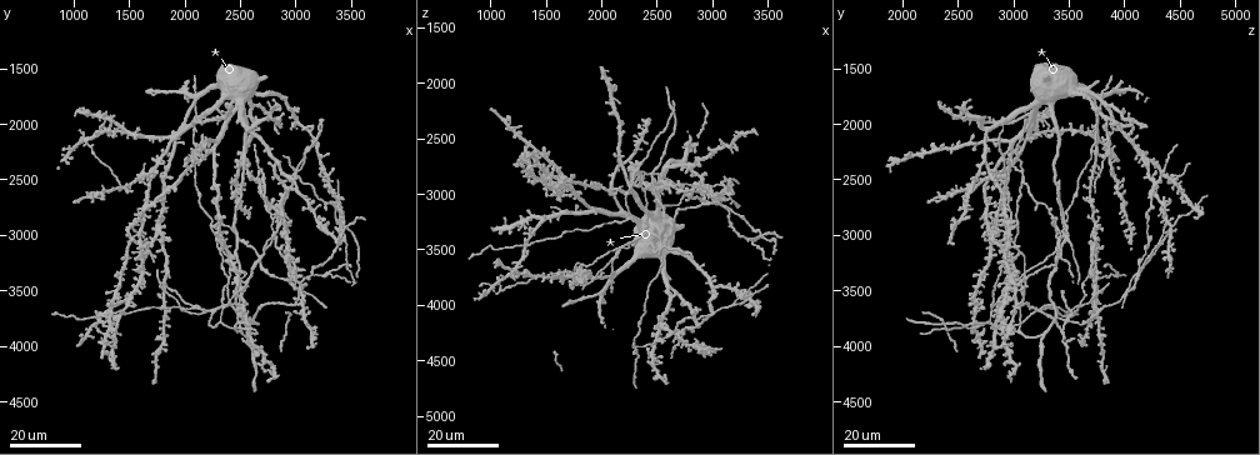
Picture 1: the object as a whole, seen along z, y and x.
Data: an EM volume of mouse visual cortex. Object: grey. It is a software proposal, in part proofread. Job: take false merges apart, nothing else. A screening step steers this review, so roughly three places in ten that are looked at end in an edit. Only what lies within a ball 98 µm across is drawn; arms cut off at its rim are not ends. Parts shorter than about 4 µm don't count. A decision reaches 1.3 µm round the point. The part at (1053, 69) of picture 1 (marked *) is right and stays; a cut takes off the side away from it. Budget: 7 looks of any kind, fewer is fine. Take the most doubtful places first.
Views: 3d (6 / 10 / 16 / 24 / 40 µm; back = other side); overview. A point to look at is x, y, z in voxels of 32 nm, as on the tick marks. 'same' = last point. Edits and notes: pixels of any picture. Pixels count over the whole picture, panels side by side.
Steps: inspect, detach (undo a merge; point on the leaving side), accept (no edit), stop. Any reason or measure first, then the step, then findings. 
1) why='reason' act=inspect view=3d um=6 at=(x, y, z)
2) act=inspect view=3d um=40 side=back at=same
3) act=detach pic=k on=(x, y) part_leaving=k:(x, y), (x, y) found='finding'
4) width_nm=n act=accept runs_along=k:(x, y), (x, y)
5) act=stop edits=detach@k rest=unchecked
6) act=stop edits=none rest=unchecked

act=inspect view=3d um=16 at=(2700, 2620, 4260)

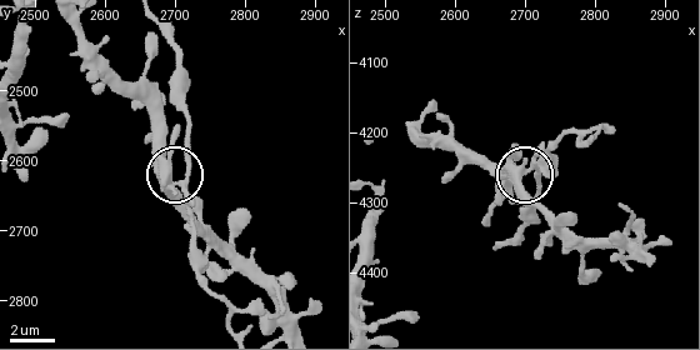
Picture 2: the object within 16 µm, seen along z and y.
act=inspect view=3d um=6 at=(2690, 2640, 4260)

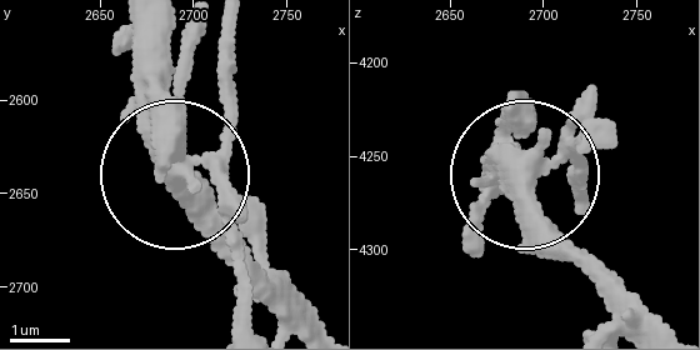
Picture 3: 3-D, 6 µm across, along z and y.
act=inspect view=3d um=6 side=back at=(2690, 2640, 4256)

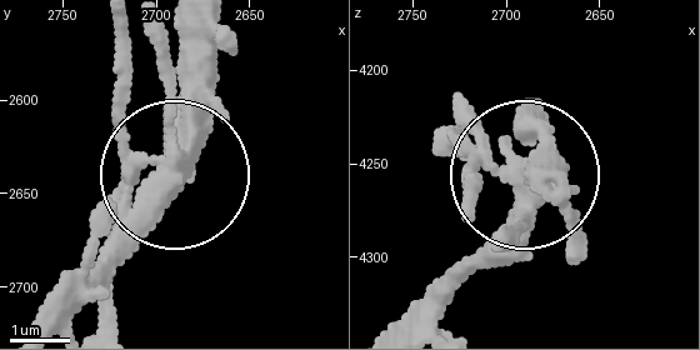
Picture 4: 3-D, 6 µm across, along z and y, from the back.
width_nm=380 act=detach pic=4 on=(123, 78) part_leaving=4:(126, 176), (111, 320) found='two neurons meet here'

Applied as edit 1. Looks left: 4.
why='a fork' act=inspect view=3d um=16 at=(2500, 3860, 3020)

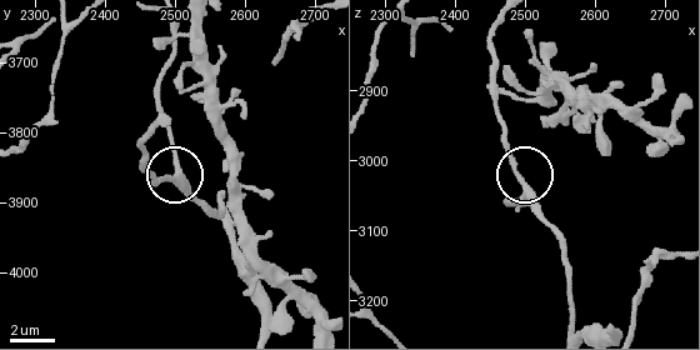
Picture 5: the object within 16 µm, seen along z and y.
act=inspect view=3d um=6 at=(2510, 3860, 3050)

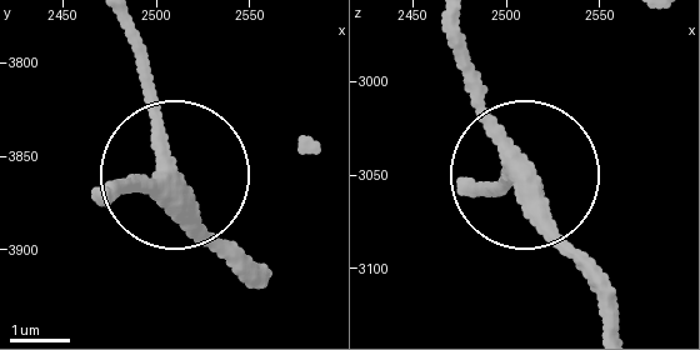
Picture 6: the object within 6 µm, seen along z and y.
act=accept found='all the same neuron'

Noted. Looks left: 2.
act=inspect view=3d um=16 at=(1900, 2120, 3140)

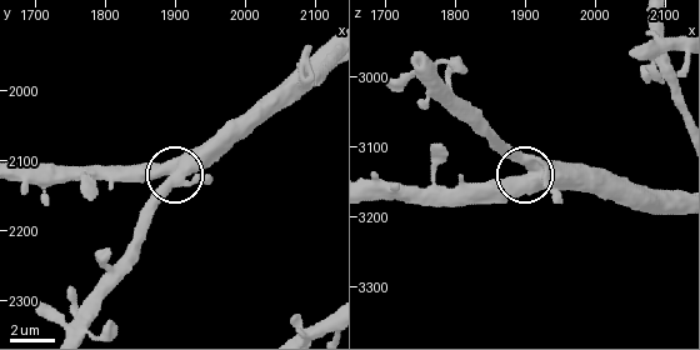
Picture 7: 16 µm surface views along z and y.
act=inspect view=3d um=10 at=(1900, 2115, 3135)

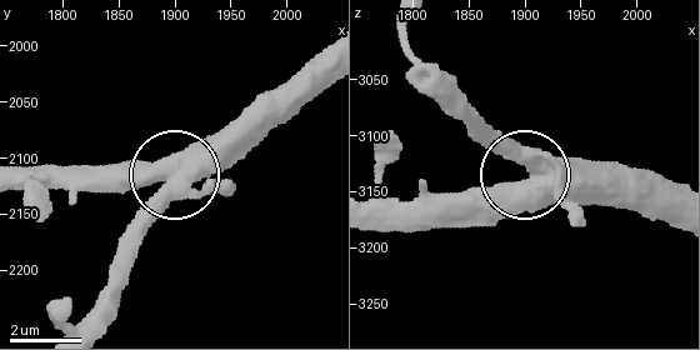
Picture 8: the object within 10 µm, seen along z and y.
arms=3 act=accept found='continuous, no second neuron'

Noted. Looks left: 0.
act=stop edits=detach@4 rest=unchecked

